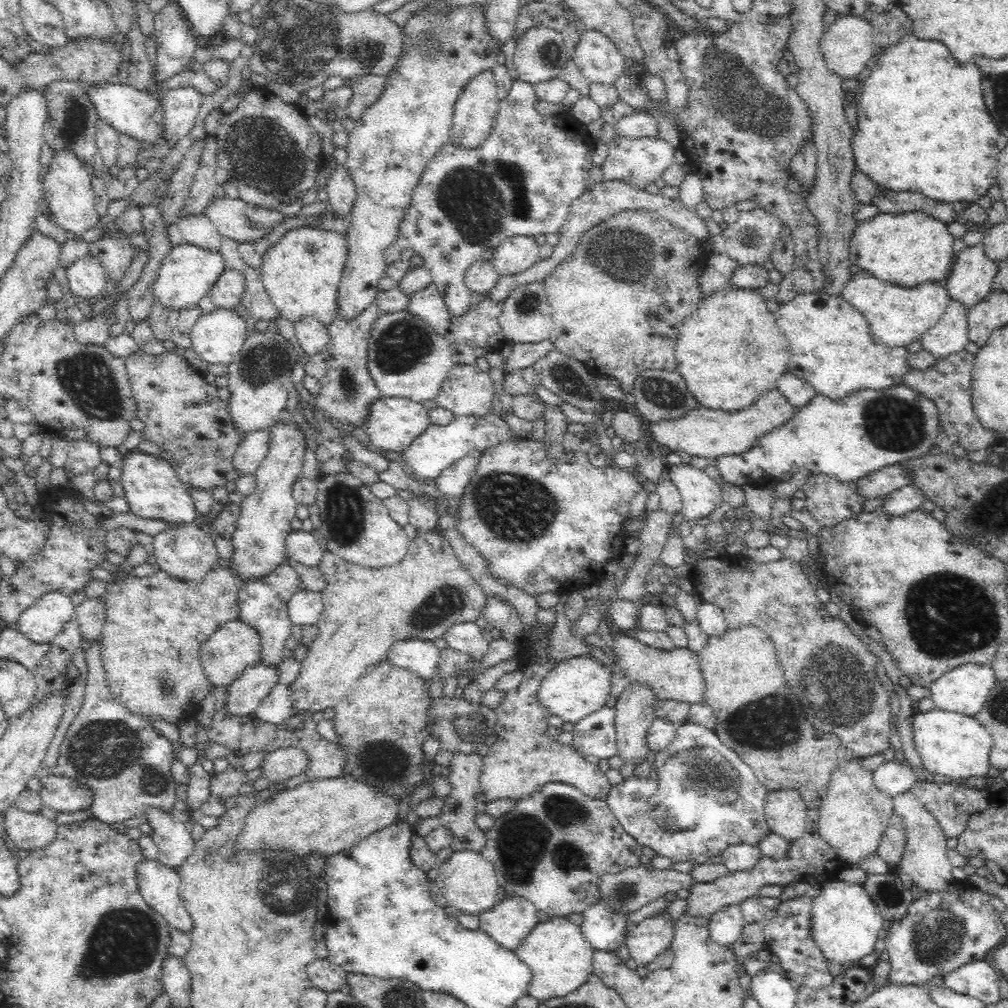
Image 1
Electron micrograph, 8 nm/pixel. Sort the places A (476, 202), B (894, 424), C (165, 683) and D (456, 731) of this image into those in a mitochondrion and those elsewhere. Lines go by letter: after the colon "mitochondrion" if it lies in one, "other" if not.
A: mitochondrion
B: mitochondrion
C: mitochondrion
D: mitochondrion

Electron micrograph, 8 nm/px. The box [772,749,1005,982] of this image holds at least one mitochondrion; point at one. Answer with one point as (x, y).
(938, 934)

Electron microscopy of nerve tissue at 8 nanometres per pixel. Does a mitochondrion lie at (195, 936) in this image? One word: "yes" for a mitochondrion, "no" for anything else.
no

